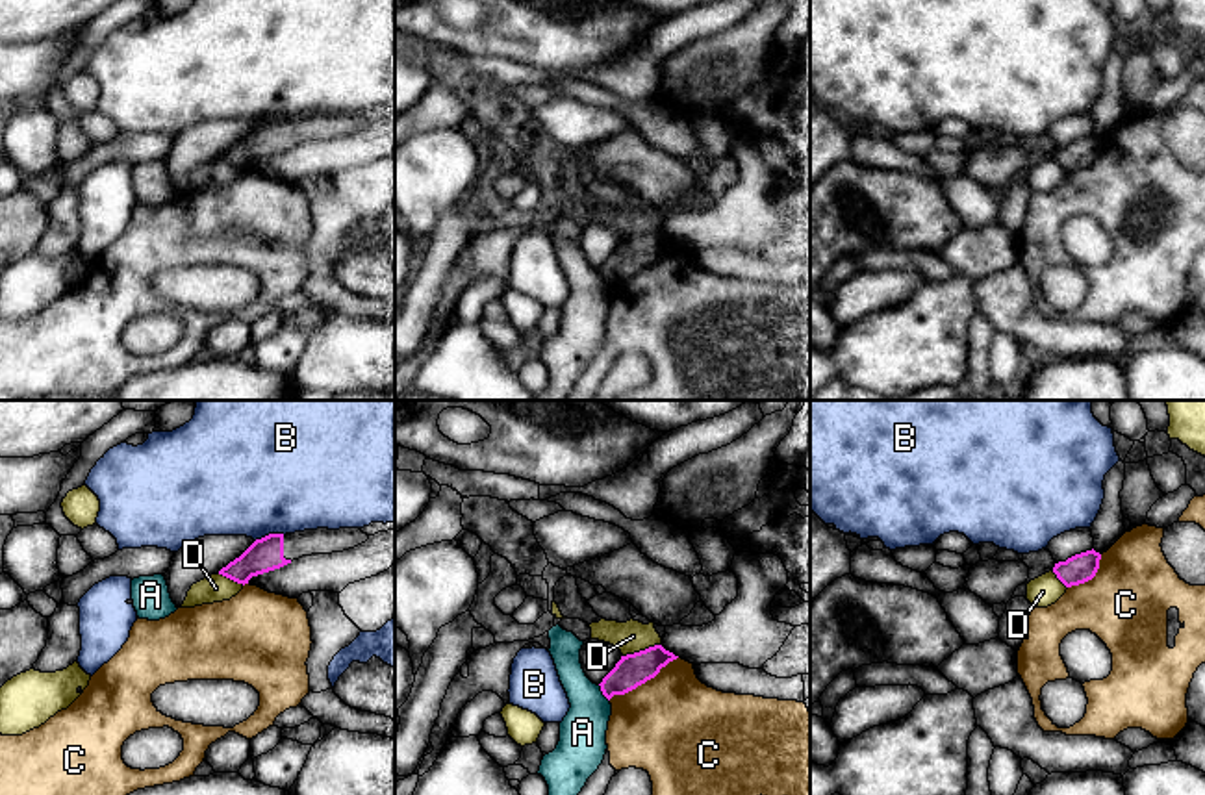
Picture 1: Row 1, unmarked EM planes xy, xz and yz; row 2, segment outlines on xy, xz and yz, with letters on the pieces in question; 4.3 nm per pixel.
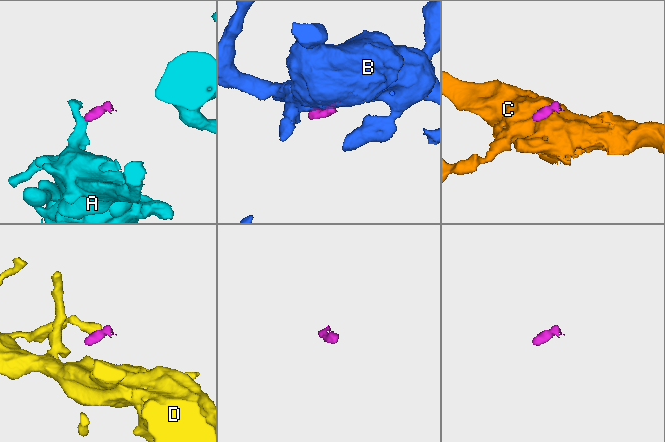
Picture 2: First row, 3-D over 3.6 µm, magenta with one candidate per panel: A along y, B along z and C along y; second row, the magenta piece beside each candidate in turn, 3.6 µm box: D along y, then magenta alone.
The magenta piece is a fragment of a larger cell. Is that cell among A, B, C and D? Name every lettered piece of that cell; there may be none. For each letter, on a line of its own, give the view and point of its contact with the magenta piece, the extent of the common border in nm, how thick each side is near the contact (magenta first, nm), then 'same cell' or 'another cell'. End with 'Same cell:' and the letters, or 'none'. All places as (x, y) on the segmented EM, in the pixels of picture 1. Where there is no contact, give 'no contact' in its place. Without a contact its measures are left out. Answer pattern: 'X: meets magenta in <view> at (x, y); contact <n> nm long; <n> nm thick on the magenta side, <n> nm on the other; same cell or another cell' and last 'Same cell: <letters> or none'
A: meets magenta in xz at (603, 694); contact 90 nm long; 140 nm thick on the magenta side, 200 nm on the other; another cell
B: meets magenta in xy at (269, 534); contact 140 nm long; 150 nm thick on the magenta side, 500 nm on the other; another cell
C: meets magenta in xz at (642, 682); contact 360 nm long; 140 nm thick on the magenta side, 460 nm on the other; another cell
D: meets magenta in xz at (640, 651); contact 170 nm long; 140 nm thick on the magenta side, 140 nm on the other; another cell
Same cell: none

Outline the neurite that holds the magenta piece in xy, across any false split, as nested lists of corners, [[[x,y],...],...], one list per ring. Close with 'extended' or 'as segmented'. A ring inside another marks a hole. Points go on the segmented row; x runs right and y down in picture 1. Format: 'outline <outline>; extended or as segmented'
outline [[[317,528],[285,536],[269,534],[256,539],[239,558],[222,567],[219,574],[245,586],[252,576],[280,569],[302,556],[343,552],[367,539],[369,536],[360,528]]]; extended

